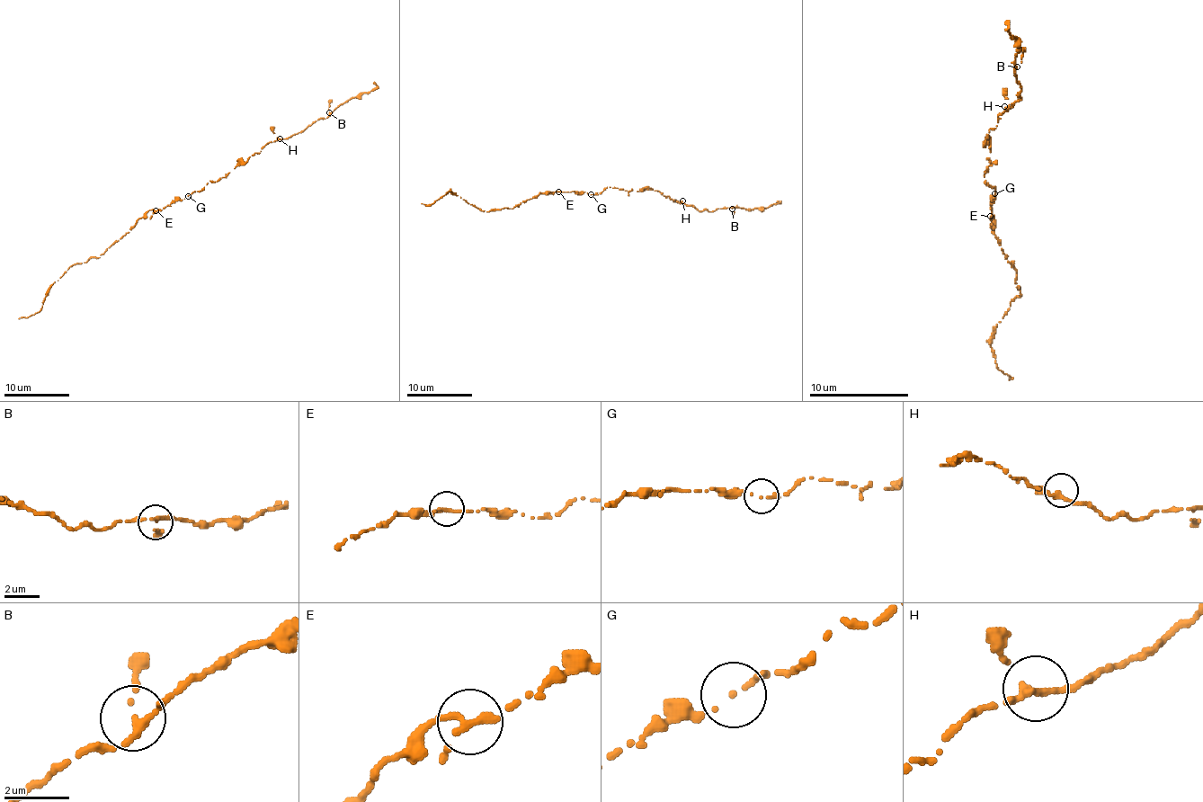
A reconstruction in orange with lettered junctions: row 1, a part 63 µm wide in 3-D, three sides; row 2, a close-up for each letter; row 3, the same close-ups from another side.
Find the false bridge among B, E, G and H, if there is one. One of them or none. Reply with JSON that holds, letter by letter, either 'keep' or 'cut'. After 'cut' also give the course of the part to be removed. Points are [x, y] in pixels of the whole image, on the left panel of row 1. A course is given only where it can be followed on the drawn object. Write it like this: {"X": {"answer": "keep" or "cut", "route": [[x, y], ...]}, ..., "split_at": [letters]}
{"B": {"answer": "keep"}, "E": {"answer": "keep"}, "G": {"answer": "keep"}, "H": {"answer": "keep"}, "split_at": []}

